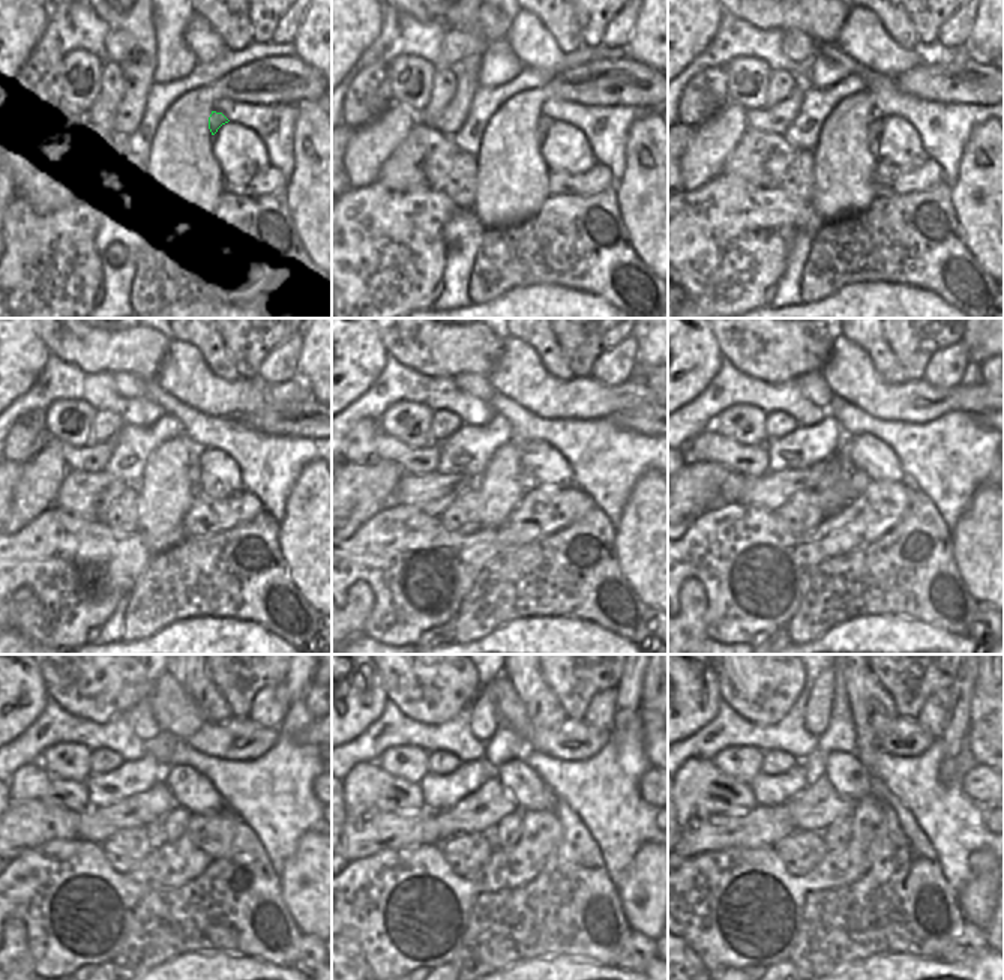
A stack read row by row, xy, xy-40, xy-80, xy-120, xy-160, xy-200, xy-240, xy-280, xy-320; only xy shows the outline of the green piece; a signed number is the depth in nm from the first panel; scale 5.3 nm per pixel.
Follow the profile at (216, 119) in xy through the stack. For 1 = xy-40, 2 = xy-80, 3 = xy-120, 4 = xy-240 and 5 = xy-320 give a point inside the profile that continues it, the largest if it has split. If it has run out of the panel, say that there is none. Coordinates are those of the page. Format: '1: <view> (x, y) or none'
1: xy-40 (545, 122)
2: xy-80 (875, 123)
3: xy-120 (194, 459)
4: xy-240 (174, 824)
5: xy-320 (836, 838)

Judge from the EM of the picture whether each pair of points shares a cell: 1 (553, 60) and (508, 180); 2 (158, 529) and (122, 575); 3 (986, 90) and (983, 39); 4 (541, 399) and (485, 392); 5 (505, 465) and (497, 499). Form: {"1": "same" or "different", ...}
{"1": "different", "2": "different", "3": "different", "4": "different", "5": "same"}

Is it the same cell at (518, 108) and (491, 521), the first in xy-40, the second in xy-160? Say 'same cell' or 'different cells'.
same cell

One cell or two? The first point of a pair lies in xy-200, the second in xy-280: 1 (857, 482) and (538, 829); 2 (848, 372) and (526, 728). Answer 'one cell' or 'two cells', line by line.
1: two cells
2: one cell

